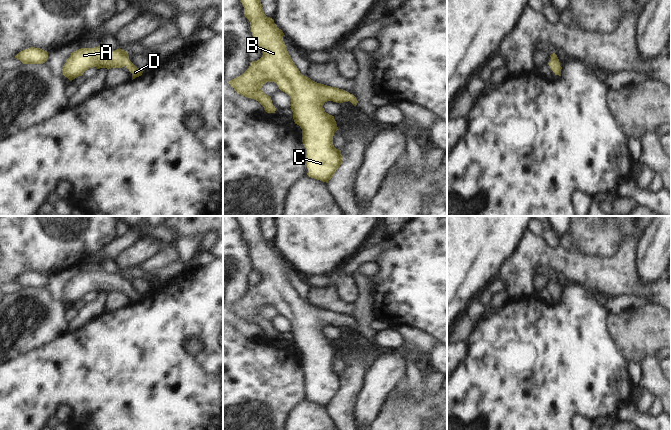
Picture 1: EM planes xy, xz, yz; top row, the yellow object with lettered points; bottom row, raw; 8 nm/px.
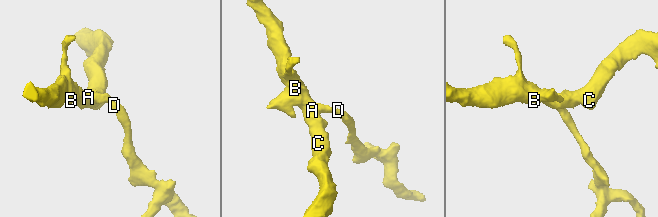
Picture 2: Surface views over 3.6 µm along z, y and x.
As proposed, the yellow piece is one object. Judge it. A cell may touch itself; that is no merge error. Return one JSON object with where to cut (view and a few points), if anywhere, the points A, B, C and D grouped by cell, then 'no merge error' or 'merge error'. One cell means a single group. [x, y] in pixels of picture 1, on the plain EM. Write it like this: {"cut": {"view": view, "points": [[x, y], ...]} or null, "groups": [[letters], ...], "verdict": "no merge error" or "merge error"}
{"cut": null, "groups": [["A", "B", "C", "D"]], "verdict": "no merge error"}

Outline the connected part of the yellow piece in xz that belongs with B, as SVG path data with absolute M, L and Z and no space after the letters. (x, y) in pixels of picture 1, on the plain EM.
M261 216L236 217L240 220L244 231L244 240L250 246L255 270L262 274L263 279L259 284L252 285L249 292L242 299L229 305L229 308L238 318L258 325L267 337L275 337L276 332L271 321L262 315L262 310L267 306L274 306L281 315L287 317L291 322L290 332L293 336L294 346L302 353L302 366L306 372L307 399L328 407L342 388L342 379L341 374L336 373L333 369L333 360L338 354L336 345L334 340L325 336L323 329L327 325L336 327L350 325L356 330L357 322L343 313L317 307L302 299L287 275L283 265L284 257L272 242L264 238Z

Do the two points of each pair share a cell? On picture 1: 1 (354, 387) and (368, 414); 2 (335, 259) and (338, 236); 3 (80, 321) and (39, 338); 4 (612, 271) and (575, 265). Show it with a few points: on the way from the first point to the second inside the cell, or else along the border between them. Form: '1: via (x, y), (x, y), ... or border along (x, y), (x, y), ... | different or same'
1: border along (366, 374), (364, 388), (356, 408), (355, 419) | different
2: via (335, 253), (335, 242) | same
3: border along (69, 322), (67, 332) | different
4: via (603, 271), (584, 271) | same

